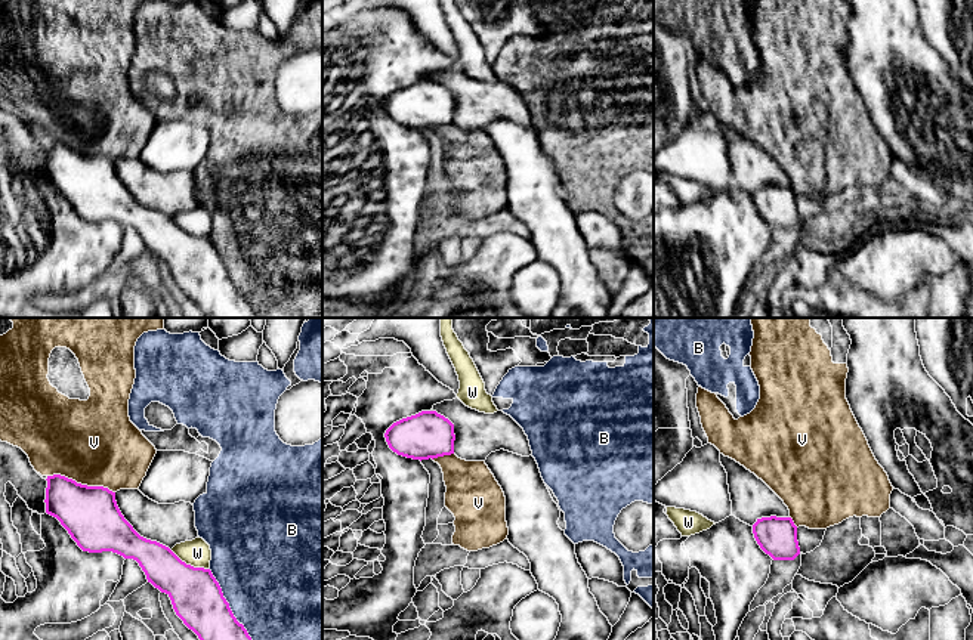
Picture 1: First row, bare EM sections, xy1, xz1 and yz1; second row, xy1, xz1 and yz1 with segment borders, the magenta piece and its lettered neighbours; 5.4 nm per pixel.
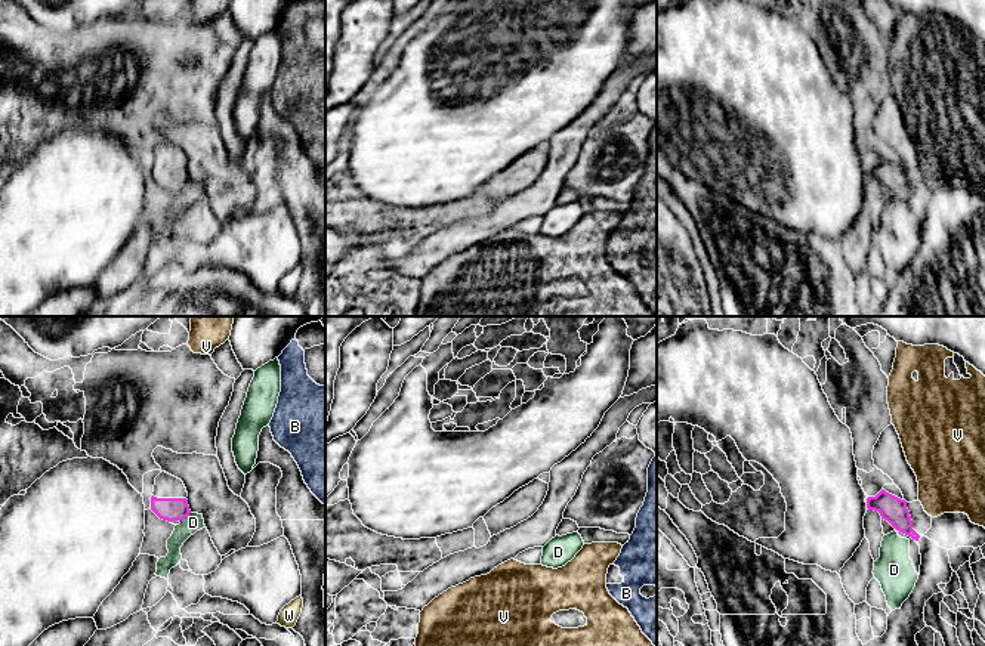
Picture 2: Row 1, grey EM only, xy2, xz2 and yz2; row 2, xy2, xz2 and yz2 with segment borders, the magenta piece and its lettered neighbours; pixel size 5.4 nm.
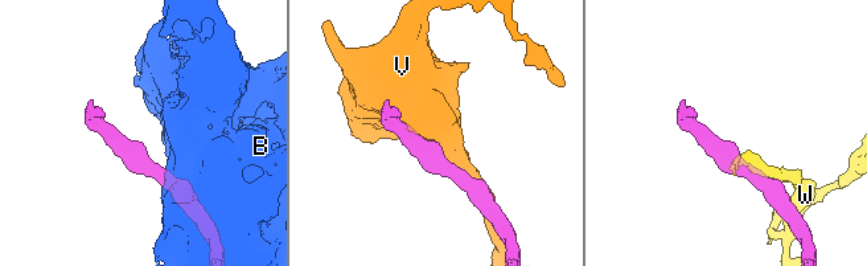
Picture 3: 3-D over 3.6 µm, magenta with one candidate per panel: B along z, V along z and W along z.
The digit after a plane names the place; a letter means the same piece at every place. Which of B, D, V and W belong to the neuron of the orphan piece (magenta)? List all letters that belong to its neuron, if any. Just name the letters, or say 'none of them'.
none of them

